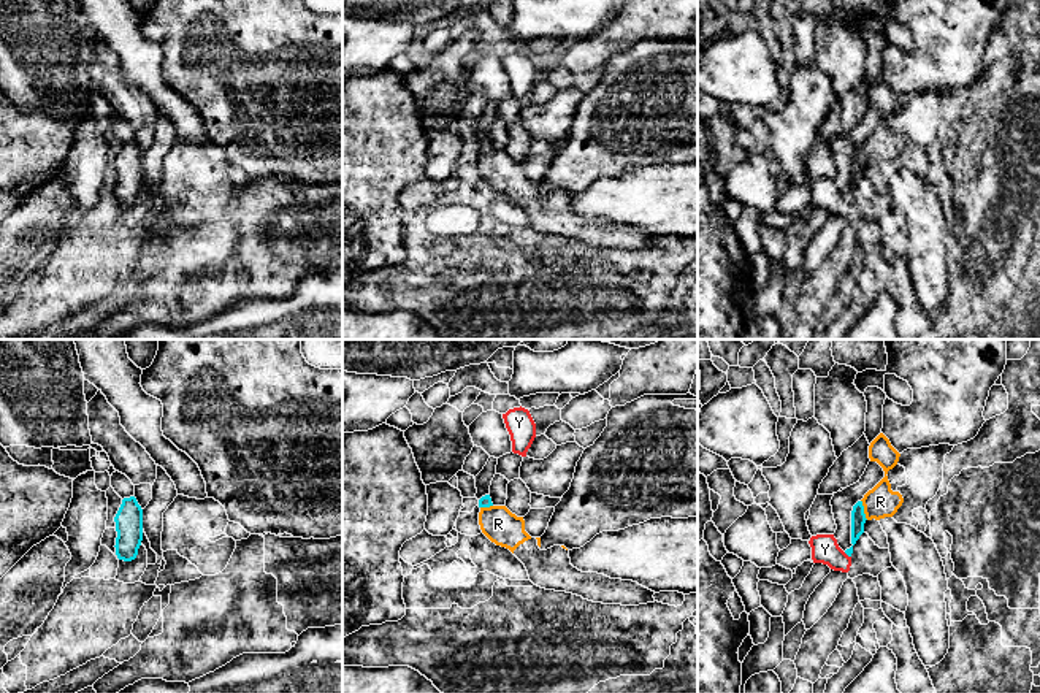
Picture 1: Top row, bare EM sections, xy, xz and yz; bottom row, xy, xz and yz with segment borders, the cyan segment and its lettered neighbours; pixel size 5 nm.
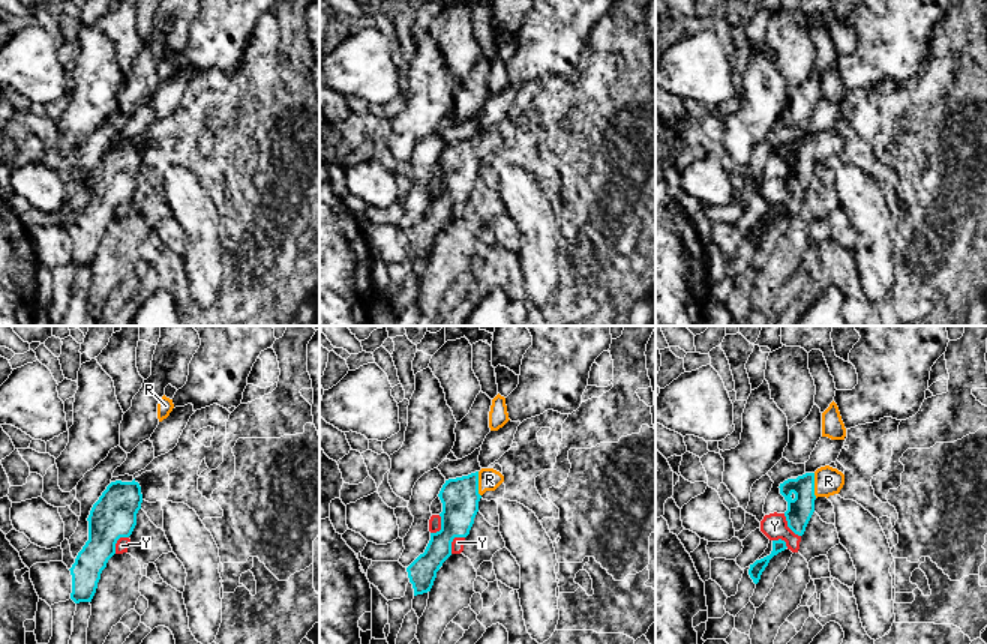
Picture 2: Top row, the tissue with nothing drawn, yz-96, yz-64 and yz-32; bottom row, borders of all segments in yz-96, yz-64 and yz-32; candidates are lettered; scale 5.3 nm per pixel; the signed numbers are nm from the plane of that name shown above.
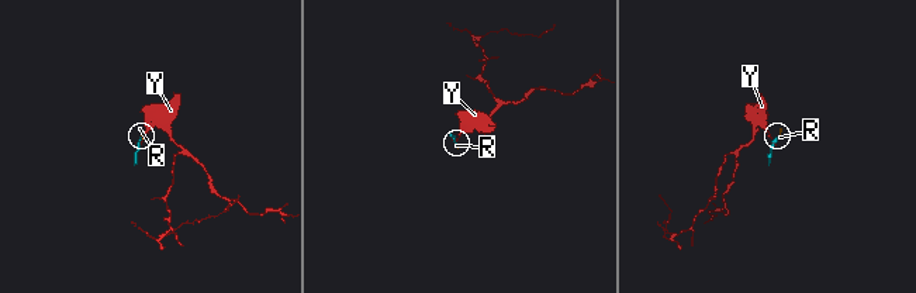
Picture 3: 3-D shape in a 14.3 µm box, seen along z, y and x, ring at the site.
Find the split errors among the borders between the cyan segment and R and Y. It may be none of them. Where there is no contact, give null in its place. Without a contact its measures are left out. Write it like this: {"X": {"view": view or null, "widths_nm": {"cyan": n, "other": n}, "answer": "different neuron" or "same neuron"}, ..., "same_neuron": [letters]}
{"R": {"view": "yz", "widths_nm": {"cyan": 80, "other": 160}, "answer": "same neuron"}, "Y": {"view": "yz", "widths_nm": {"cyan": 80, "other": 140}, "answer": "different neuron"}, "same_neuron": ["R"]}

